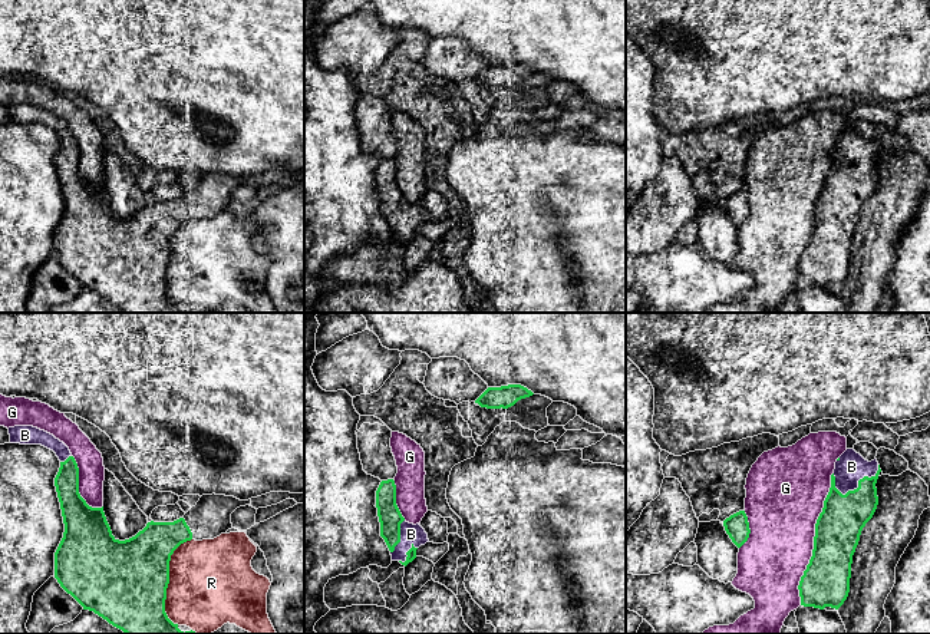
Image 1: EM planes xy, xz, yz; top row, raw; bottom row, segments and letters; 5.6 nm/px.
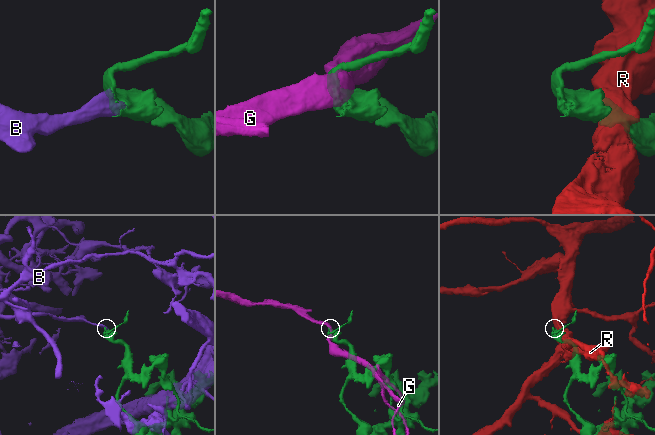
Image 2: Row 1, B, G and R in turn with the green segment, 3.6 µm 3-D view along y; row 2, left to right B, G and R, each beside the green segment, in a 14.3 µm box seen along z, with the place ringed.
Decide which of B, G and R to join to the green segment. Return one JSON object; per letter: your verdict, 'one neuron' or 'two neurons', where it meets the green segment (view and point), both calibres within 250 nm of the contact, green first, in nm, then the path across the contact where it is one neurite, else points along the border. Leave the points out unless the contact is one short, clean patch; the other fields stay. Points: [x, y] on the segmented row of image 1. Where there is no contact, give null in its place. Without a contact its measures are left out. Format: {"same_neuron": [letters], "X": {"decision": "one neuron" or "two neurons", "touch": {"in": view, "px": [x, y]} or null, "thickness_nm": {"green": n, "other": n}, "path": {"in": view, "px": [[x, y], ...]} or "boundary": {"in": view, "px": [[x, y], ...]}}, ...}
{"same_neuron": ["B"], "B": {"decision": "one neuron", "touch": {"in": "yz", "px": [858, 484]}, "thickness_nm": {"green": 260, "other": 160}}, "G": {"decision": "two neurons", "touch": {"in": "yz", "px": [814, 538]}, "thickness_nm": {"green": 260, "other": 420}}, "R": {"decision": "two neurons", "touch": {"in": "xy", "px": [168, 580]}, "thickness_nm": {"green": 460, "other": 480}}}

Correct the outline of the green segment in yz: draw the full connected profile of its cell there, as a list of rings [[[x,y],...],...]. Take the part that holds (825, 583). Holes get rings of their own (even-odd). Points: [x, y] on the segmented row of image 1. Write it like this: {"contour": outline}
{"contour": [[[847,449],[837,459],[831,488],[815,524],[812,557],[798,585],[801,605],[838,610],[847,600],[852,555],[863,528],[873,518],[878,505],[875,483],[880,472],[877,459],[868,462],[854,449]]]}

